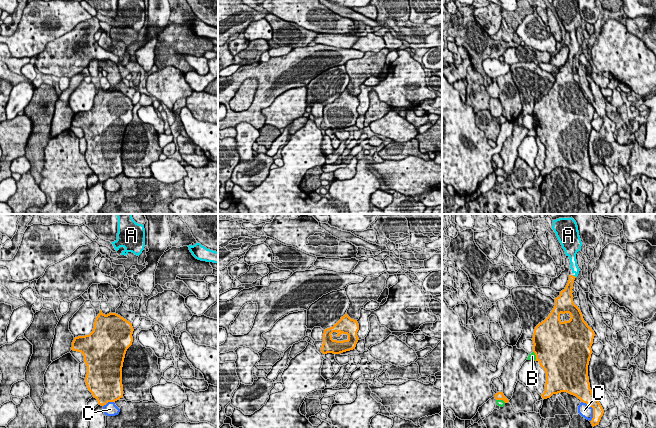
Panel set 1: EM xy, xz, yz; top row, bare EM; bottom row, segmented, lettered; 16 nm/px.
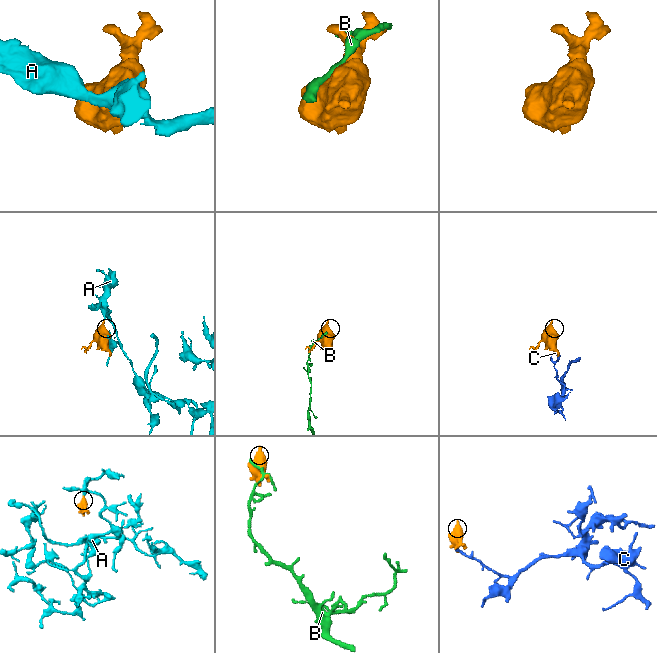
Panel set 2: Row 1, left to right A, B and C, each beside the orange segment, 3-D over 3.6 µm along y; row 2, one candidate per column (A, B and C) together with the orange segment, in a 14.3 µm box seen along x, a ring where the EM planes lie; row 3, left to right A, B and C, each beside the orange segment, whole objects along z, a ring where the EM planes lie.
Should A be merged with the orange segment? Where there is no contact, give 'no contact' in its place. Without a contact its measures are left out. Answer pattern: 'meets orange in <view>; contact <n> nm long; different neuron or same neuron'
meets orange in yz; contact 70 nm long; same neuron

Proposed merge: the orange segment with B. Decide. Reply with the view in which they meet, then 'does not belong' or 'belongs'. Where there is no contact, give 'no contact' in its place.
yz | does not belong

